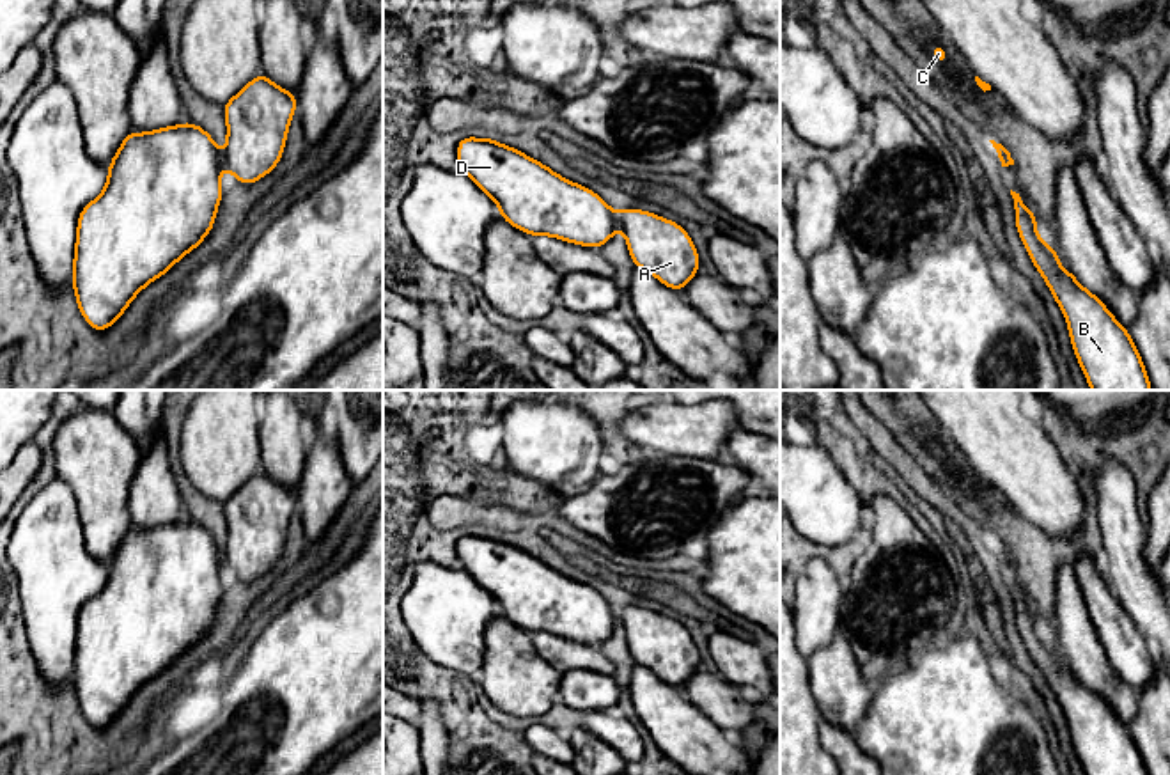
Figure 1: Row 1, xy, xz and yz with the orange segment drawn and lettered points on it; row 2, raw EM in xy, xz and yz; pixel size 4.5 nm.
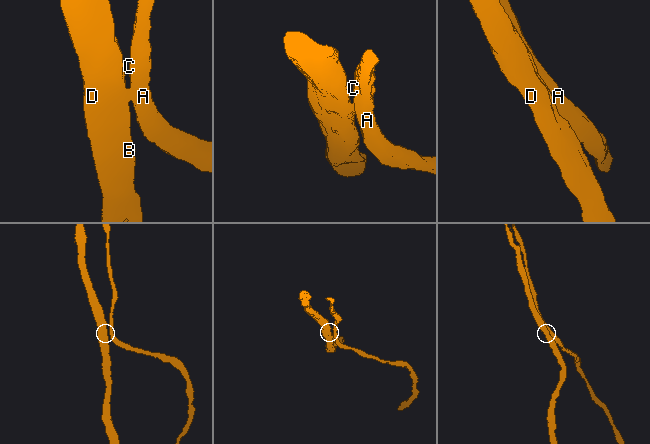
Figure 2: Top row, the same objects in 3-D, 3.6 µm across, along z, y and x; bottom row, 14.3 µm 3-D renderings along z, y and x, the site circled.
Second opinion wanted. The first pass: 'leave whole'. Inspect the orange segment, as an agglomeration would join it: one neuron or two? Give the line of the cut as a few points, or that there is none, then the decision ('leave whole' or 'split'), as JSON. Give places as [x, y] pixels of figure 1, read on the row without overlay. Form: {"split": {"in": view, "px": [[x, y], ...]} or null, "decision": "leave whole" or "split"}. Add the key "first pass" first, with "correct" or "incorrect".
{"first pass": "incorrect", "split": {"in": "xz", "px": [[616, 610], [619, 621]]}, "decision": "split"}

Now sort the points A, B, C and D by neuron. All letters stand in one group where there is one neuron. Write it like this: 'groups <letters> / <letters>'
groups A C / B D

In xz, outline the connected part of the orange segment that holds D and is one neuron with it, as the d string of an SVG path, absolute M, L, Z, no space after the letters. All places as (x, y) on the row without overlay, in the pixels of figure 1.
M459 536L457 566L496 599L507 621L528 633L601 646L619 622L596 589L495 536Z

